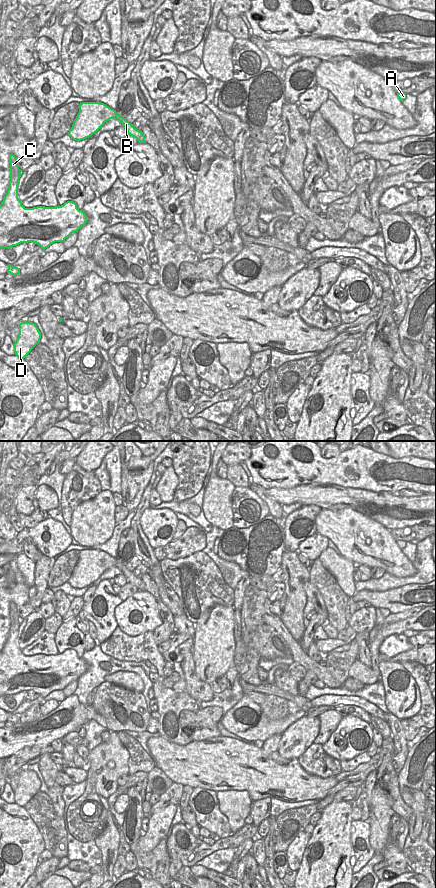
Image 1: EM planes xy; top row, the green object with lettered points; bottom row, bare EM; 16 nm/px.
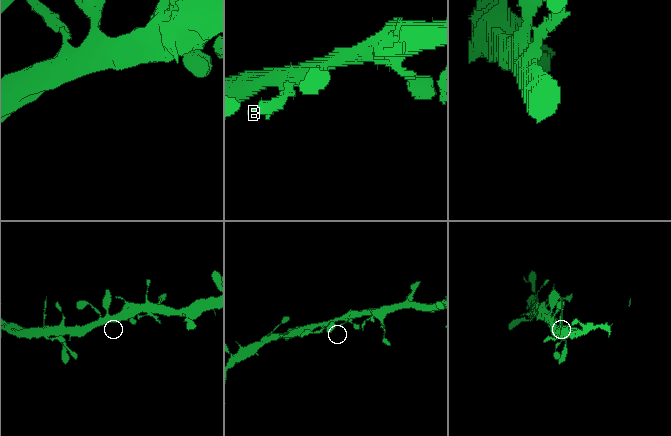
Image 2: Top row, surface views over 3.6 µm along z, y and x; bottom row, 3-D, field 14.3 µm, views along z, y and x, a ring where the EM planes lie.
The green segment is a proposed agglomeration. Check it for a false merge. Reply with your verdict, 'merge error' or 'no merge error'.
no merge error

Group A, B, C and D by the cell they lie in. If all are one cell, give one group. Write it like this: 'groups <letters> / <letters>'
groups A B C D

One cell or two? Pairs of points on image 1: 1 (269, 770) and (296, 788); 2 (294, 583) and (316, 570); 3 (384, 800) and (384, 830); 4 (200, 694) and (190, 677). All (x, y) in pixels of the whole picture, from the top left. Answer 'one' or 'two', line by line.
1: one
2: two
3: one
4: one

